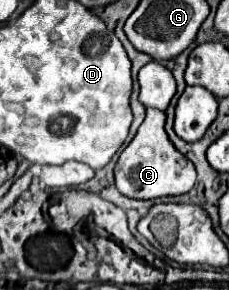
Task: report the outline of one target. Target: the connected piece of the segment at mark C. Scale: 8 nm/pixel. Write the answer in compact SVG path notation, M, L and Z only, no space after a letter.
M147 108L143 124L139 126L135 138L121 152L113 174L117 190L127 198L135 200L153 200L163 196L185 194L195 184L193 164L171 144L165 132L165 114L155 108Z

